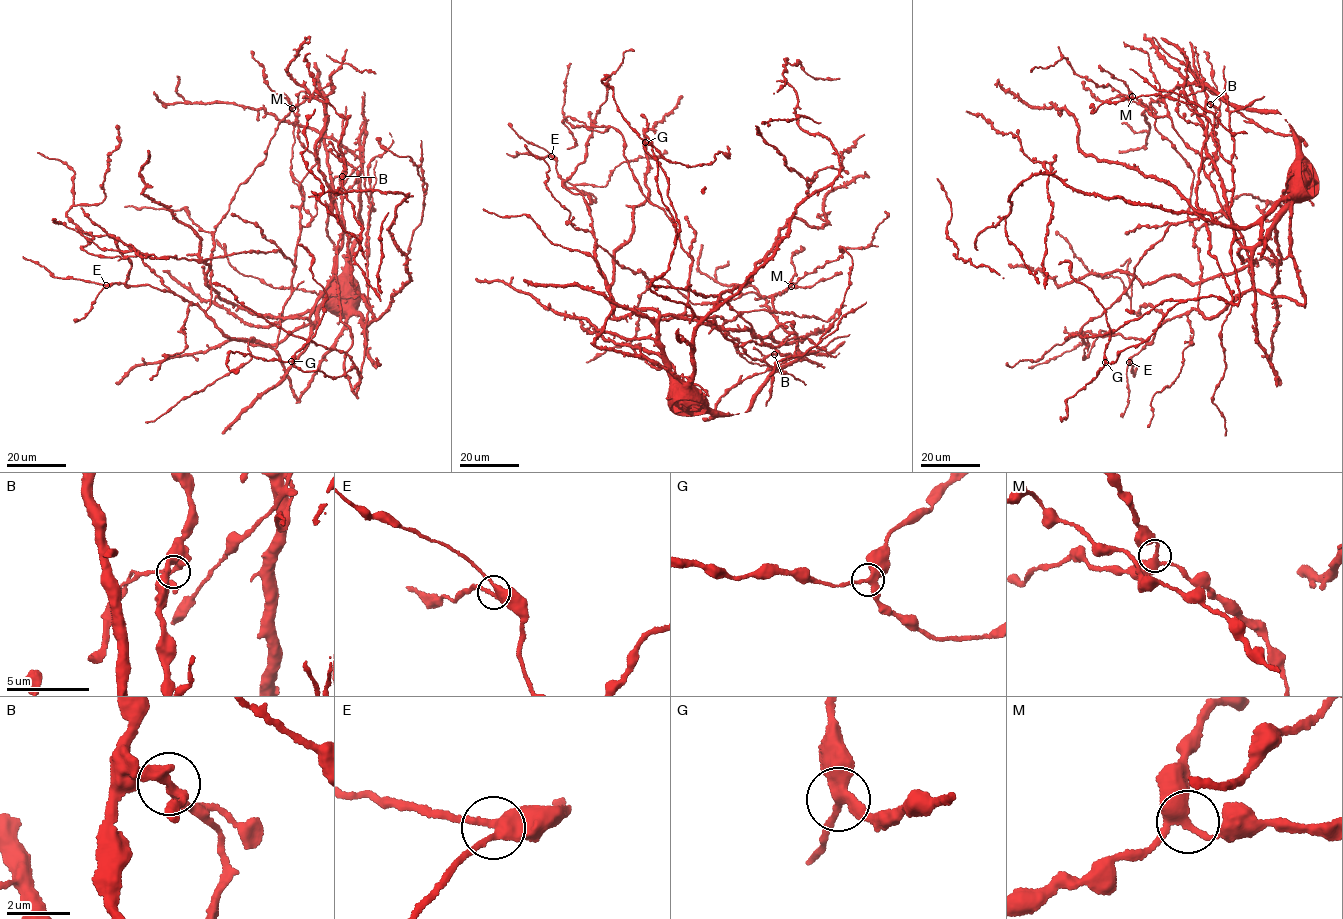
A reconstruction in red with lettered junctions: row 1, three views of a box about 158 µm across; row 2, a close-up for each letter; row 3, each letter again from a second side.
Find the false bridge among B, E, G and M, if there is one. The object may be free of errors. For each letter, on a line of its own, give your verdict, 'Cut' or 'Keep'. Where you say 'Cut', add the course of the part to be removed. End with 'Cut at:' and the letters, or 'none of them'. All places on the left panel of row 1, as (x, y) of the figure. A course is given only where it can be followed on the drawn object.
B: Cut. Course of the part to remove: (342, 176), (331, 181), (327, 192)
E: Keep
G: Keep
M: Keep
Cut at: B

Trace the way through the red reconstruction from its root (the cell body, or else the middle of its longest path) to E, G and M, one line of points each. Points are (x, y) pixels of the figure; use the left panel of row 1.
E: (343, 304), (329, 301), (313, 325), (305, 318), (258, 317), (210, 288), (206, 310), (148, 285), (106, 285)
G: (343, 304), (346, 299), (359, 323), (368, 322), (357, 394), (361, 378), (353, 366), (332, 377), (291, 361)
M: (343, 304), (329, 301), (313, 325), (305, 318), (258, 317), (210, 287), (213, 233), (292, 108)

